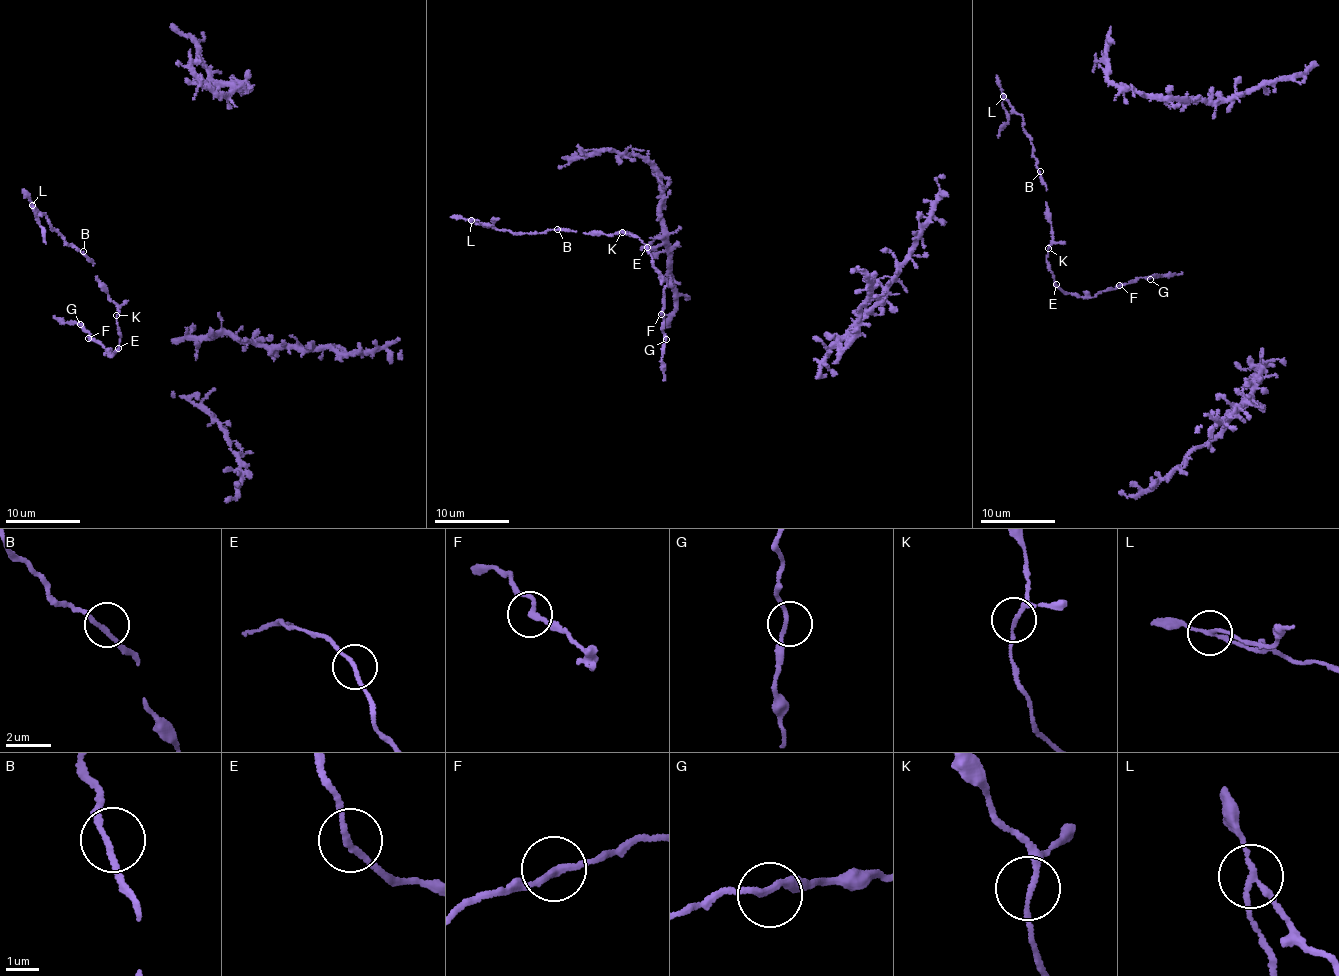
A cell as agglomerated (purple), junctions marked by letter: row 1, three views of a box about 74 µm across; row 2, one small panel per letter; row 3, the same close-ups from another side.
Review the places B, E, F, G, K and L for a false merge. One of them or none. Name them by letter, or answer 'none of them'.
L

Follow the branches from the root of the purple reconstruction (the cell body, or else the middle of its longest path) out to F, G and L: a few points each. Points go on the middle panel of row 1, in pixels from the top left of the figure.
F: (623, 232), (646, 244), (655, 271), (667, 283), (661, 314)
G: (623, 232), (646, 244), (655, 271), (667, 283), (662, 331), (666, 339)
L: (623, 232), (612, 235), (551, 230), (542, 233), (513, 232), (470, 220)

